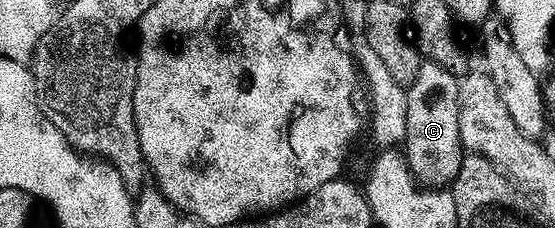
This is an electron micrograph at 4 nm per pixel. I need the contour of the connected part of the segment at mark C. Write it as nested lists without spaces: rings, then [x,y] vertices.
[[[423,59],[420,70],[416,70],[416,78],[406,88],[408,118],[404,155],[410,172],[423,186],[441,189],[453,185],[462,165],[464,149],[460,136],[459,83],[459,77],[448,74],[444,66]]]

